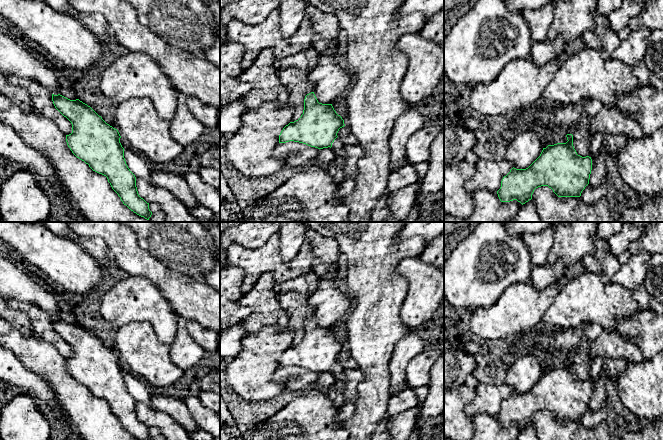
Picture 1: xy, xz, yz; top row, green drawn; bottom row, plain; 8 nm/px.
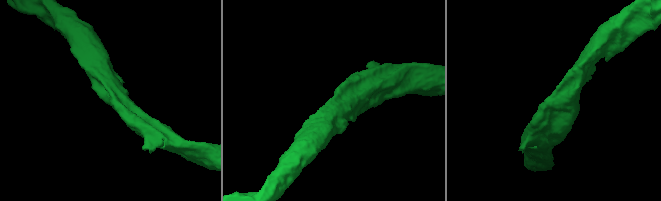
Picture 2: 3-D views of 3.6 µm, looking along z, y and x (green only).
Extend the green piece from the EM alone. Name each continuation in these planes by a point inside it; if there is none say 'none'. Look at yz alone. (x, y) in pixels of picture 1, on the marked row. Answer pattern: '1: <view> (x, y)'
none

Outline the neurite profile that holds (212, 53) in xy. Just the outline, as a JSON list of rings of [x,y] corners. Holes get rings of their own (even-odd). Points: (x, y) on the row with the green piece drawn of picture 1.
[[[219,33],[215,38],[214,43],[205,50],[204,56],[216,67],[220,68],[220,34]]]

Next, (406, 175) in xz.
[[[407,163],[389,174],[387,189],[393,193],[413,183],[420,184],[421,179],[413,164]]]

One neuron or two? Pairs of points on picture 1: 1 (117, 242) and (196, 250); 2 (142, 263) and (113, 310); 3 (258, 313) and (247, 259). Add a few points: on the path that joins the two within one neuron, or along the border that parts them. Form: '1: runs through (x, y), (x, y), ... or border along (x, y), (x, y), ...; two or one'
1: border along (133, 232), (137, 238), (137, 244), (156, 259); two
2: border along (129, 275), (144, 277), (155, 286); two
3: border along (273, 275), (269, 272), (264, 272), (243, 295); two

